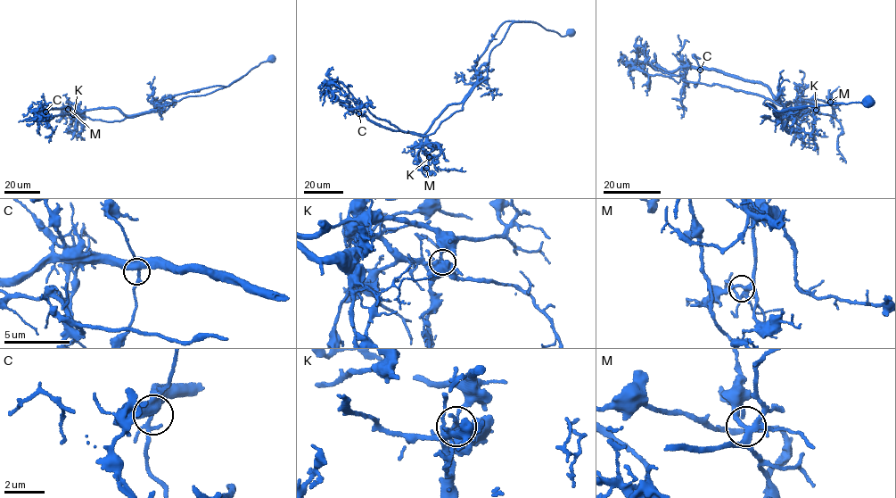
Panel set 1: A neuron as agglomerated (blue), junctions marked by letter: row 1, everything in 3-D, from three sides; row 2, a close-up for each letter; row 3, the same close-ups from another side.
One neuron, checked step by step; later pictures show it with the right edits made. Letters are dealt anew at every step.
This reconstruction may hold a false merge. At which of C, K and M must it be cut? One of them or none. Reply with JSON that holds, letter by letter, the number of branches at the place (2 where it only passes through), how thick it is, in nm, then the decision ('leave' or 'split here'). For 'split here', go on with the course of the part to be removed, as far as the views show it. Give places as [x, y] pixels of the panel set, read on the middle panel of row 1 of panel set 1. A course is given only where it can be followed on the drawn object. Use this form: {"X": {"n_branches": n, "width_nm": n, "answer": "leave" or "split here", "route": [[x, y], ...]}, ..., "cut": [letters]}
{"C": {"n_branches": 6, "width_nm": 400, "answer": "leave"}, "K": {"n_branches": 6, "width_nm": 440, "answer": "split here", "route": [[429, 157], [423, 149], [426, 136], [462, 111], [473, 88], [487, 77], [490, 51], [509, 26], [535, 23]]}, "M": {"n_branches": 6, "width_nm": 280, "answer": "leave"}, "cut": ["K"]}

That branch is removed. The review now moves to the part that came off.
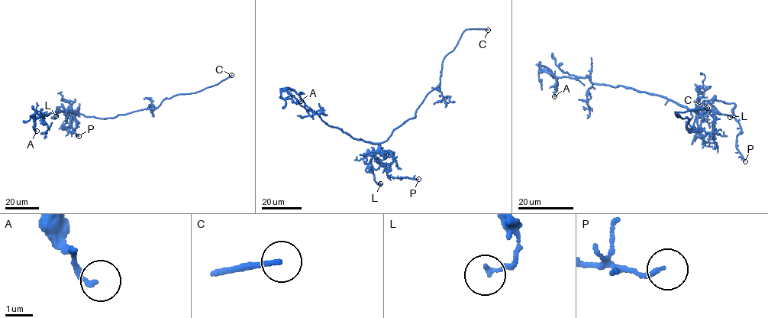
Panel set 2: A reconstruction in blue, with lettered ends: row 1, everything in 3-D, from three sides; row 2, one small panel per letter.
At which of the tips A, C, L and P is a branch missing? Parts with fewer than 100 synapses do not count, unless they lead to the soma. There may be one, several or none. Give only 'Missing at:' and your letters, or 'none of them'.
Missing at: C

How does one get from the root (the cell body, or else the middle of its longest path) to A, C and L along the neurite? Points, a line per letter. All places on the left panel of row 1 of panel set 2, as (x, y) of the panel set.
A: (95, 117), (62, 111), (42, 114), (43, 118), (35, 113), (30, 115), (35, 120), (37, 131)
C: (95, 117), (111, 118), (143, 109), (155, 108), (166, 98), (195, 93), (217, 84), (231, 75)
L: (95, 117), (86, 116), (61, 106), (56, 107), (56, 116)

